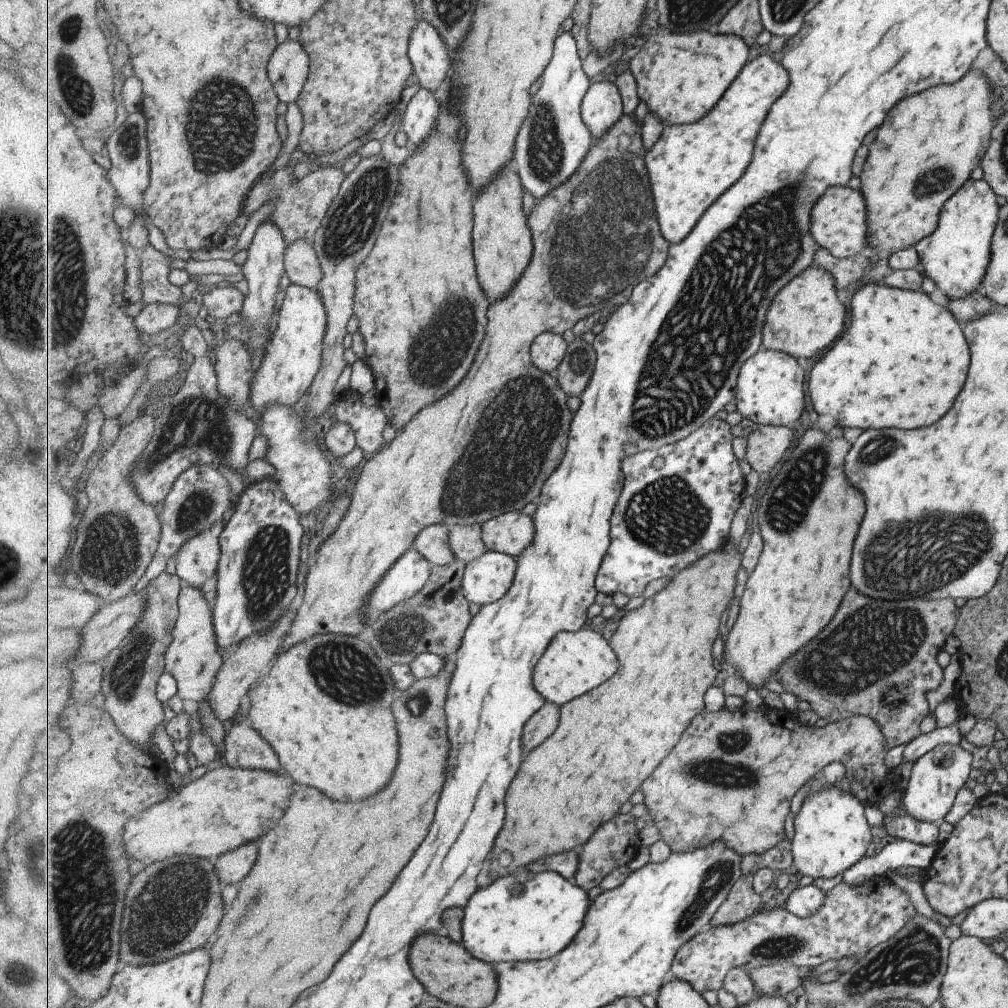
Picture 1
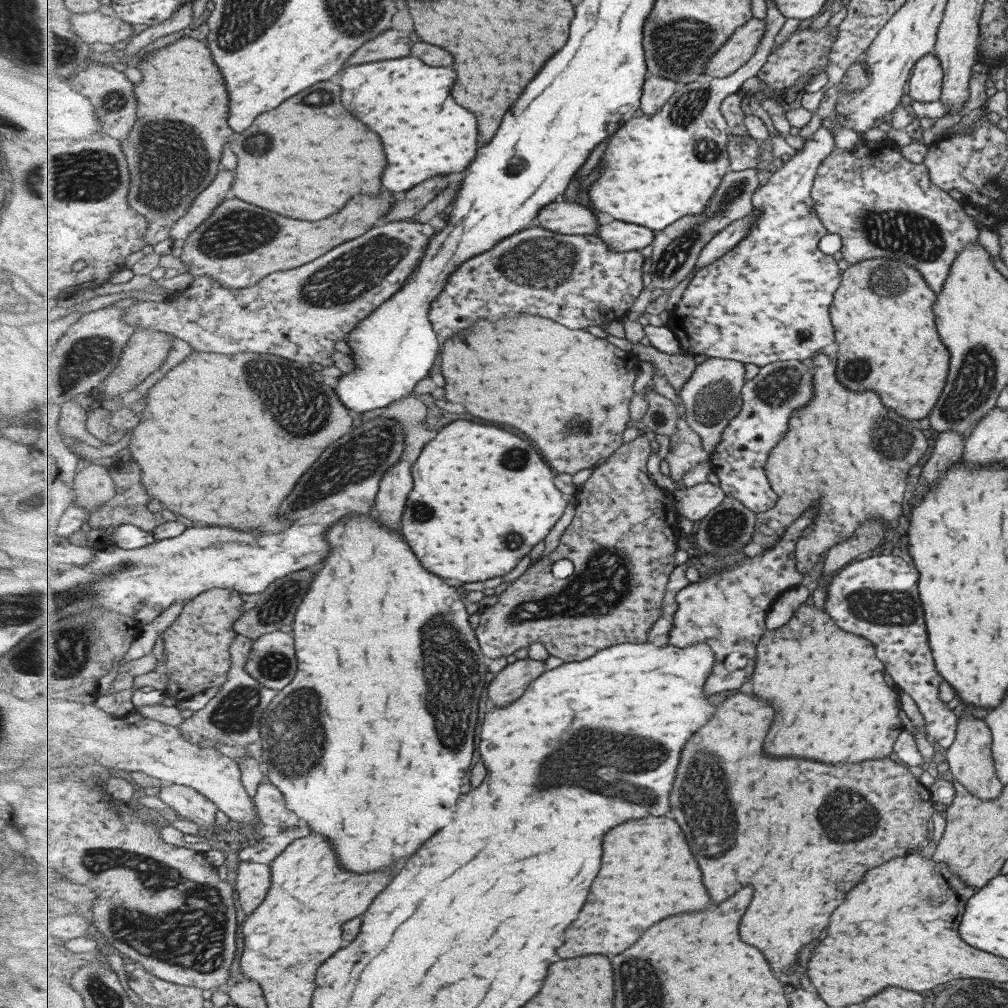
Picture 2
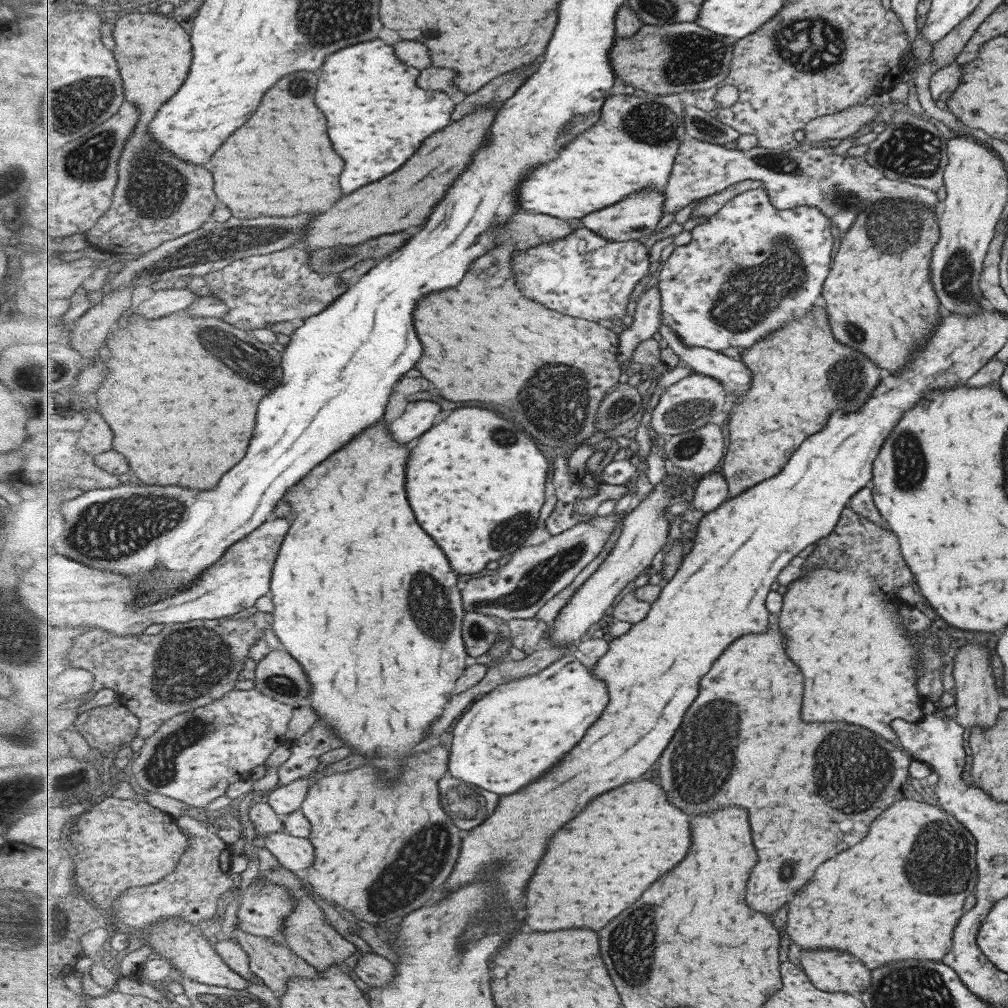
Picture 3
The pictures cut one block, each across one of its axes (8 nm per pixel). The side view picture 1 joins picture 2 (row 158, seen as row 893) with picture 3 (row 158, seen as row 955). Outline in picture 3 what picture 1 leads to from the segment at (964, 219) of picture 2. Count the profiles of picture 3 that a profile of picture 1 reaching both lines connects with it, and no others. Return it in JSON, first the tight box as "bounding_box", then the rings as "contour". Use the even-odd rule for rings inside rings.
{"bounding_box":[663,137,937,232],"contour":[[[690,137],[679,148],[679,156],[673,166],[669,184],[665,189],[663,214],[675,214],[687,208],[695,200],[720,193],[738,182],[760,180],[772,198],[773,206],[781,210],[797,206],[815,206],[826,219],[845,232],[853,225],[859,212],[873,210],[879,200],[905,200],[925,206],[934,212],[937,206],[935,191],[913,183],[887,179],[877,167],[871,167],[863,156],[833,154],[835,150],[827,144],[813,144],[793,150],[755,147],[749,150],[729,149],[717,143],[701,142]]]}

